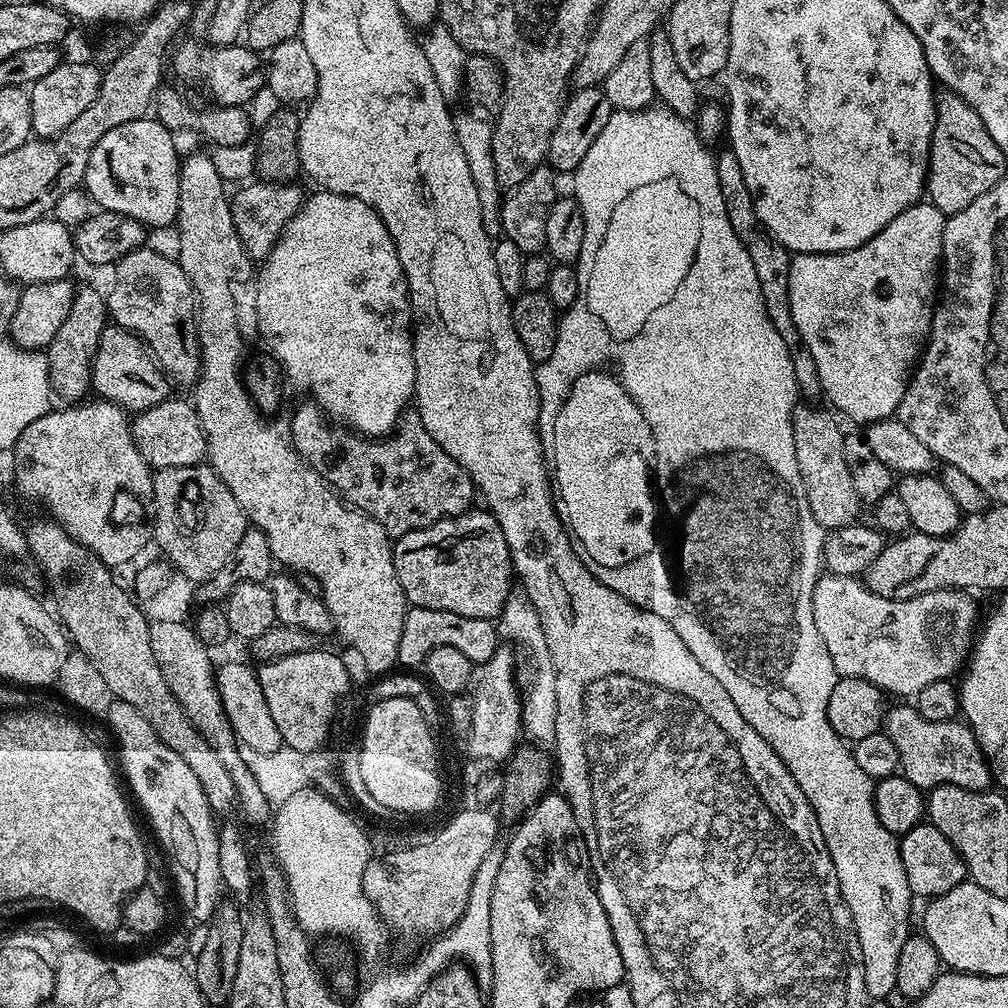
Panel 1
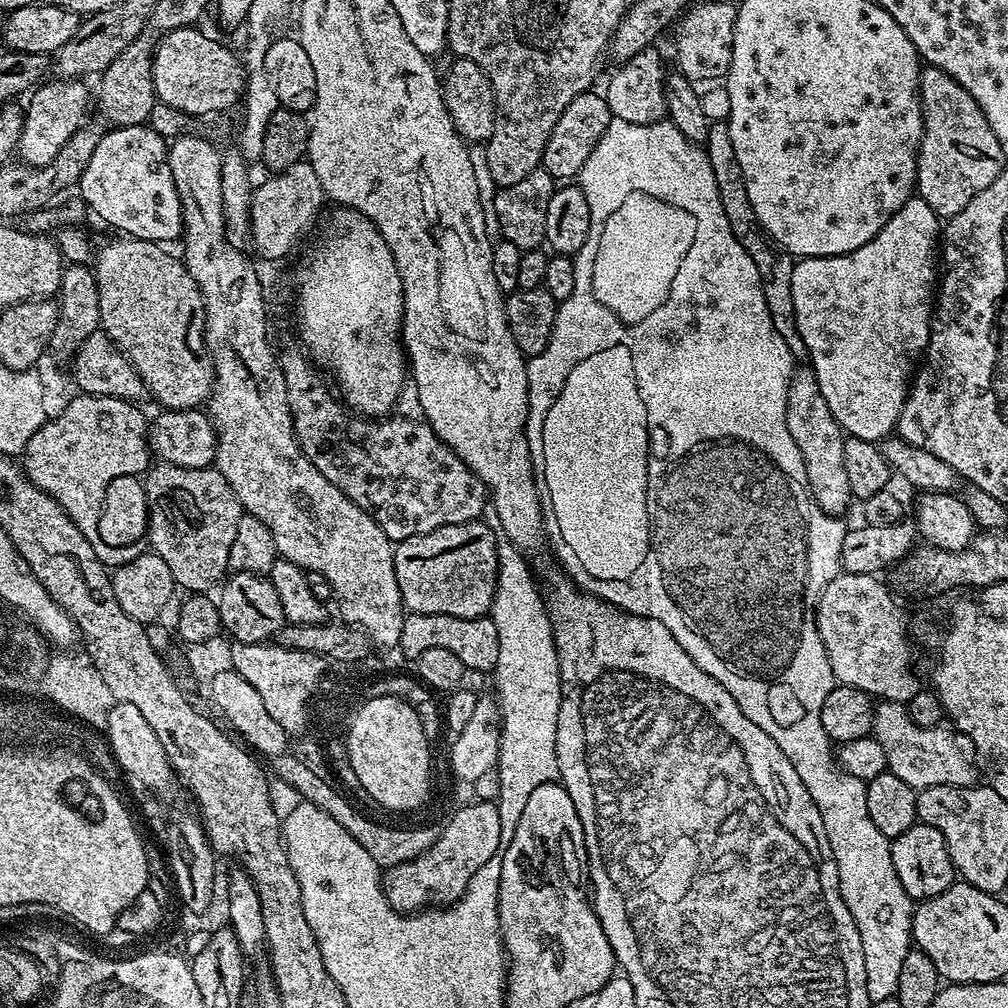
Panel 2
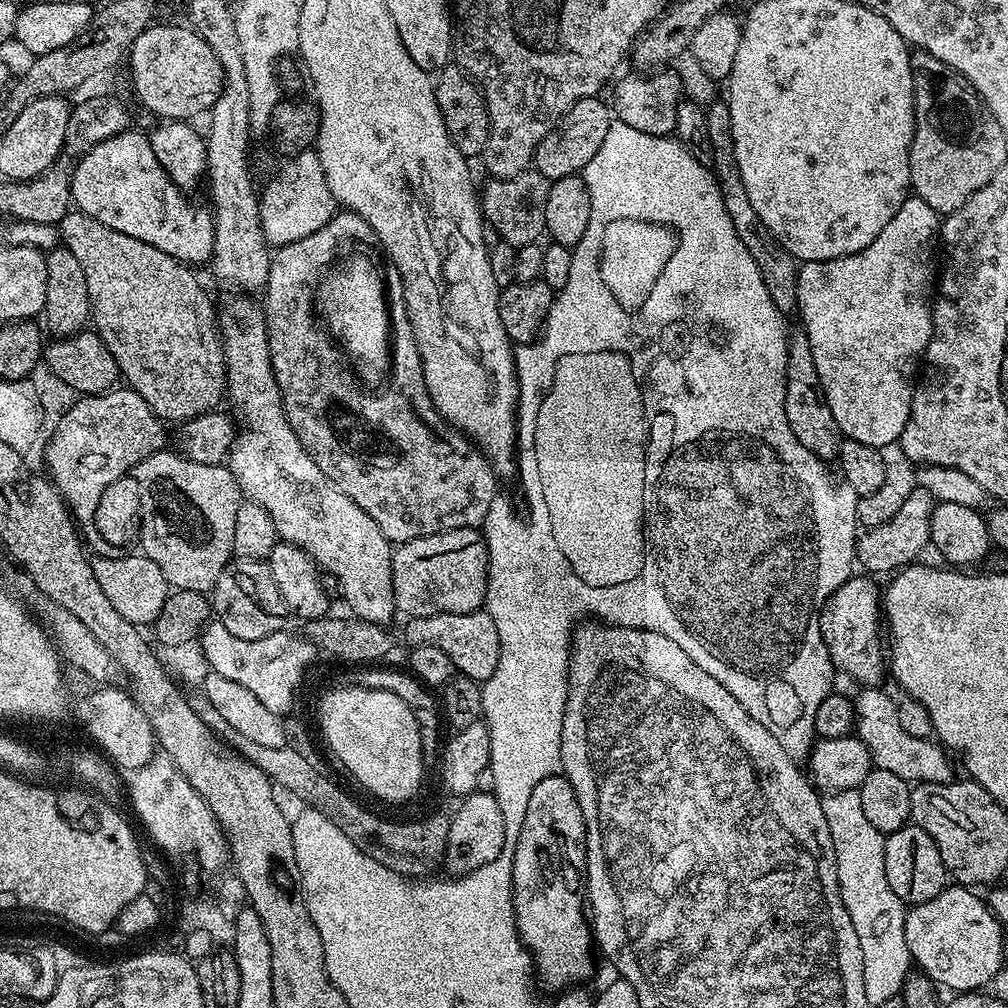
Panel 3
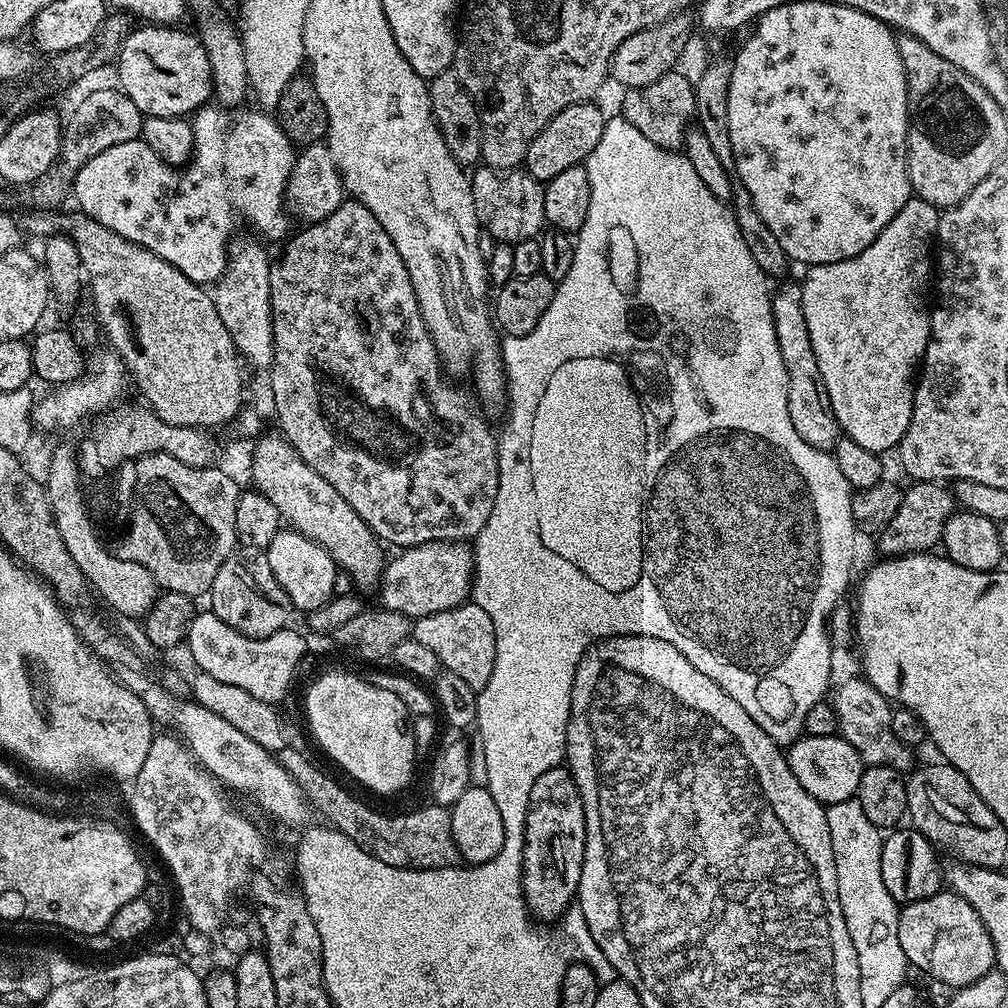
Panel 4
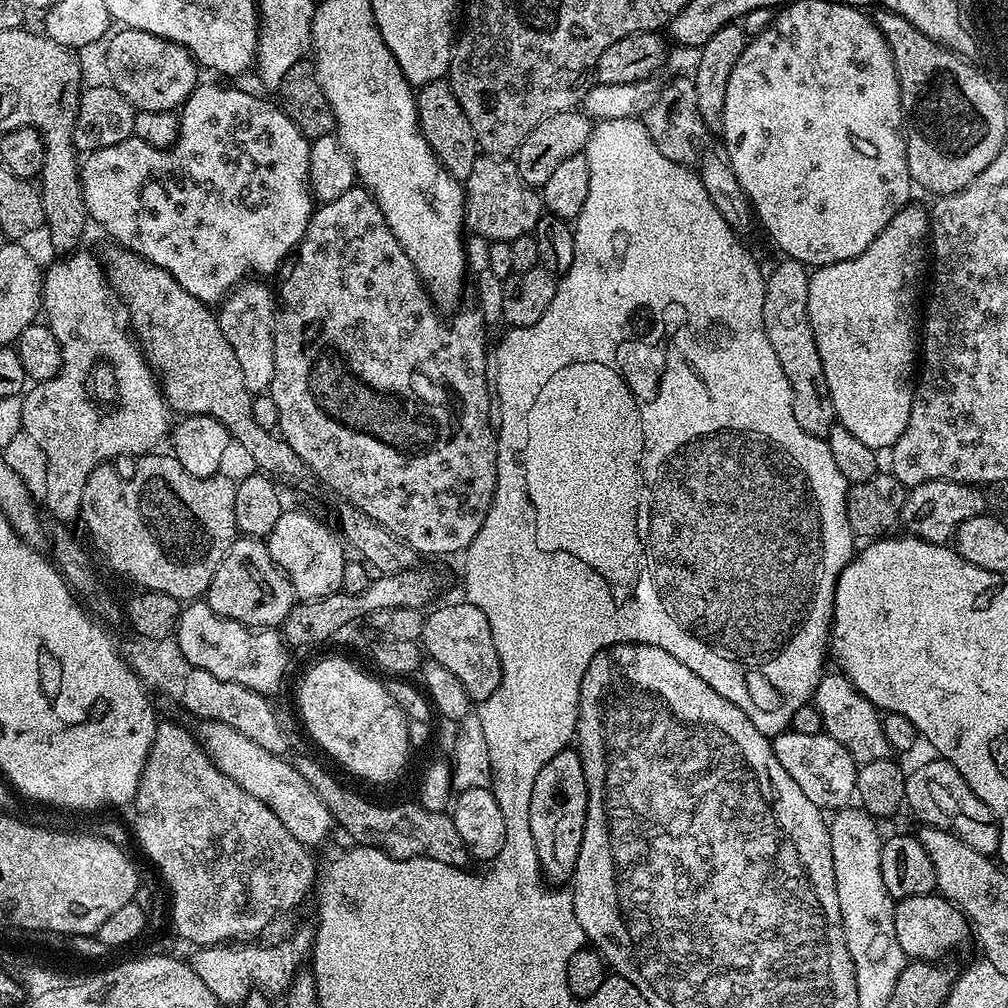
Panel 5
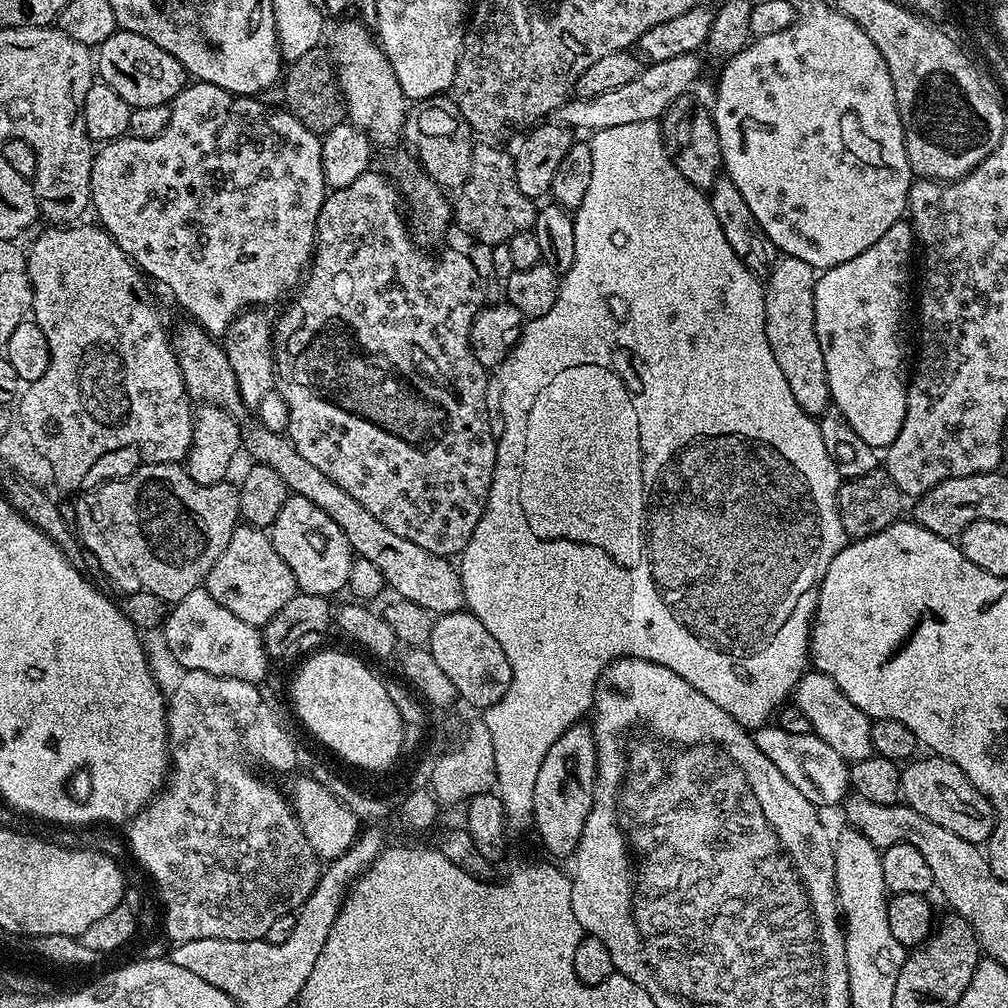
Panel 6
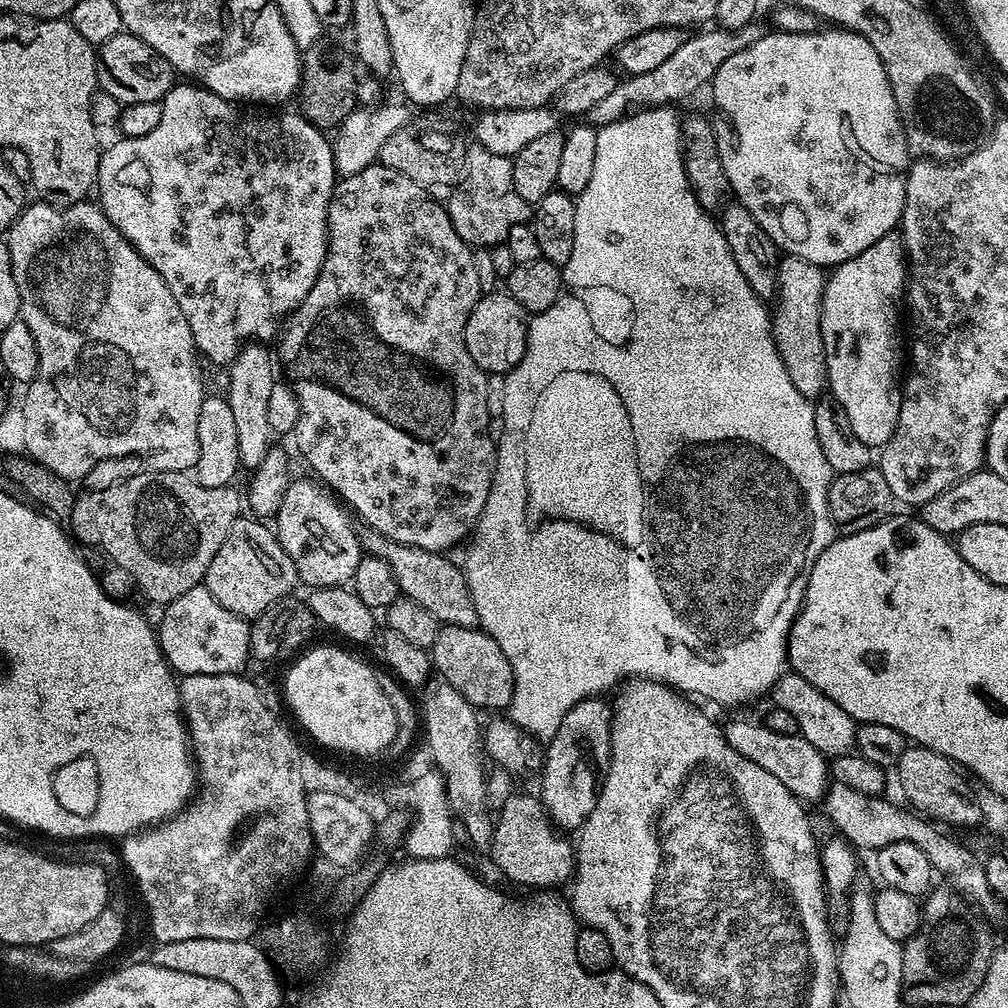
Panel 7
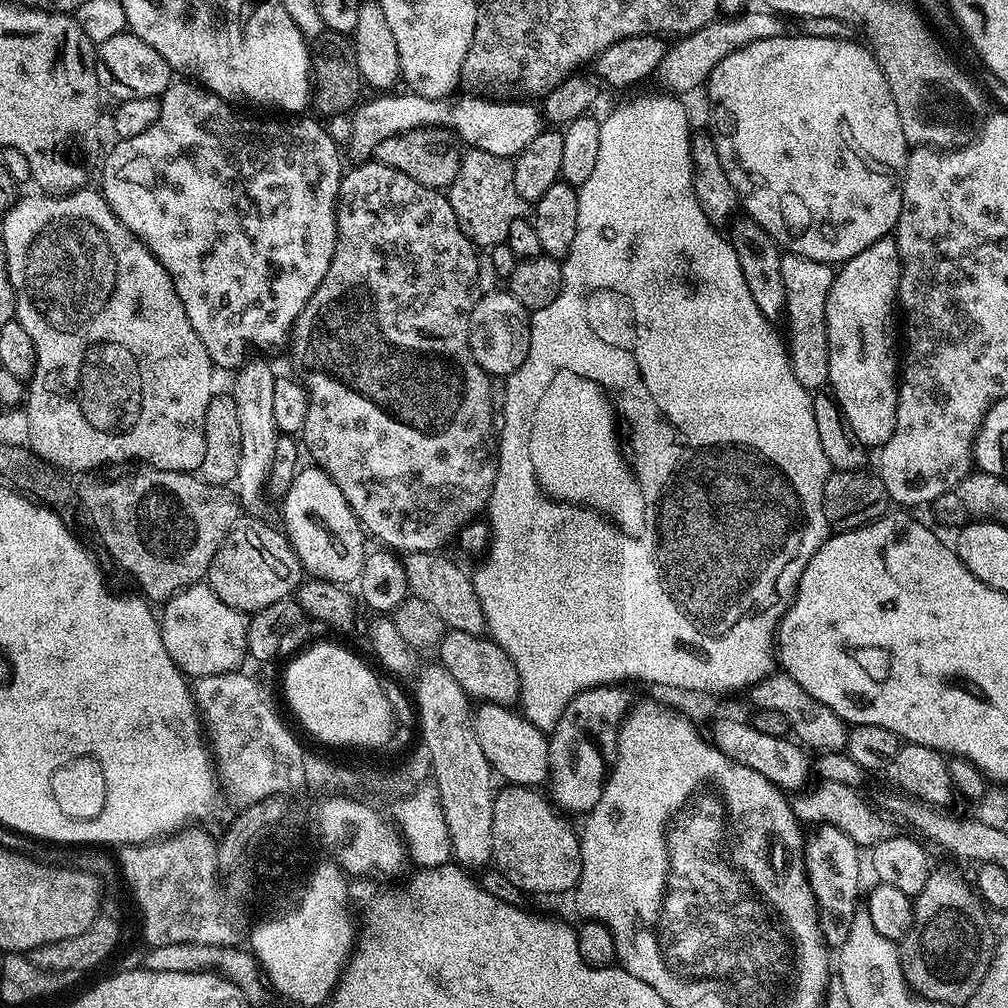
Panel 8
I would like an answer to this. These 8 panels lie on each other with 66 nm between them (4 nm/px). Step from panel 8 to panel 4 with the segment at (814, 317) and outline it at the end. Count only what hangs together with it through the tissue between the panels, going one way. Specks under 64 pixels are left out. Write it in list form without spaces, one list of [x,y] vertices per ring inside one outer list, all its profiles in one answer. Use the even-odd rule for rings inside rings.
[[[784,284],[772,294],[772,317],[774,318],[774,334],[778,338],[778,350],[782,350],[782,366],[788,371],[788,409],[790,422],[794,422],[794,430],[798,430],[802,442],[815,448],[835,449],[837,440],[841,439],[840,423],[834,418],[834,410],[830,406],[830,398],[826,394],[826,382],[822,382],[822,373],[818,371],[818,358],[814,358],[814,346],[810,346],[810,330],[806,330],[806,314],[802,314],[802,290],[800,284]]]

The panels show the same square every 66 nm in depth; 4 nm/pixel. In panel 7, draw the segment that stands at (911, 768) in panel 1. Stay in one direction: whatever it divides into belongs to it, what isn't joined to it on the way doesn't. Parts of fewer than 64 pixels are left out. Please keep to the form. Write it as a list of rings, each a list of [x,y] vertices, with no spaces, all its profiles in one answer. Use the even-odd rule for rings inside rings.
[[[789,671],[780,677],[779,682],[772,687],[770,699],[775,707],[786,710],[794,717],[798,722],[800,735],[825,758],[846,756],[855,749],[858,721],[850,714],[846,714],[846,710],[842,710],[838,702],[831,700],[822,690],[810,686],[810,682],[806,682],[796,672]]]

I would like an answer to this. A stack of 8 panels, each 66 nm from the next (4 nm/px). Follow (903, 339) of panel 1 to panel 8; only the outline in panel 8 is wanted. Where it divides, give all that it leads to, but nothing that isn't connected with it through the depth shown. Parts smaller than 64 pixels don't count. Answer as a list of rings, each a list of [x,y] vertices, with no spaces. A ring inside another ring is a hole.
[[[885,238],[866,246],[862,254],[845,260],[836,272],[836,281],[828,295],[826,328],[830,342],[830,374],[828,384],[831,395],[836,397],[844,416],[850,422],[850,430],[858,434],[869,450],[879,449],[894,434],[896,407],[898,406],[898,297],[900,294],[900,259],[895,239]]]

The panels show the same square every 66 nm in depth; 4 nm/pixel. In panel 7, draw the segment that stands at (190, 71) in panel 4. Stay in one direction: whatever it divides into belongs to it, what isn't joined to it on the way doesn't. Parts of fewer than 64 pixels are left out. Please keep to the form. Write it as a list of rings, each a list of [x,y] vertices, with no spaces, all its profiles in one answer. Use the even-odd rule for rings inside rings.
[[[120,31],[105,44],[99,45],[96,61],[96,78],[99,87],[119,100],[121,105],[137,104],[138,102],[163,101],[165,94],[177,83],[177,73],[162,58],[153,52],[146,42],[126,31]]]

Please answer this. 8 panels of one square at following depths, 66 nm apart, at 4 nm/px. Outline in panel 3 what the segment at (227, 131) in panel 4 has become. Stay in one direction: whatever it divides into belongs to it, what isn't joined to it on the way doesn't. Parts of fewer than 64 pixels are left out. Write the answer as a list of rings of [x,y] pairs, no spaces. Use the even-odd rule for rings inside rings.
[[[127,130],[102,141],[77,161],[73,171],[71,203],[79,211],[90,214],[90,218],[98,218],[102,226],[110,226],[110,230],[118,230],[122,234],[130,234],[130,238],[150,242],[175,260],[181,260],[189,266],[207,265],[214,250],[214,217],[211,211],[207,207],[188,204],[184,197],[187,195],[168,177],[166,170],[162,170],[158,158],[154,158],[154,150],[147,135],[143,131],[134,131]]]

